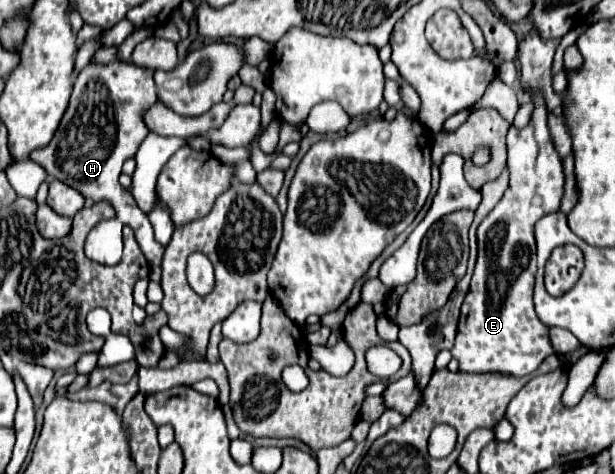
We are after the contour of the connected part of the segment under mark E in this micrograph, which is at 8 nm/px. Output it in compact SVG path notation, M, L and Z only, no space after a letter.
M535 94L535 106L531 122L521 130L511 128L507 134L509 188L477 228L481 262L475 264L471 288L461 306L455 346L451 350L463 372L505 372L511 376L527 376L537 370L543 358L555 352L547 338L547 326L539 322L533 308L533 224L541 216L559 210L563 166L553 148L547 128L547 110L539 94Z

